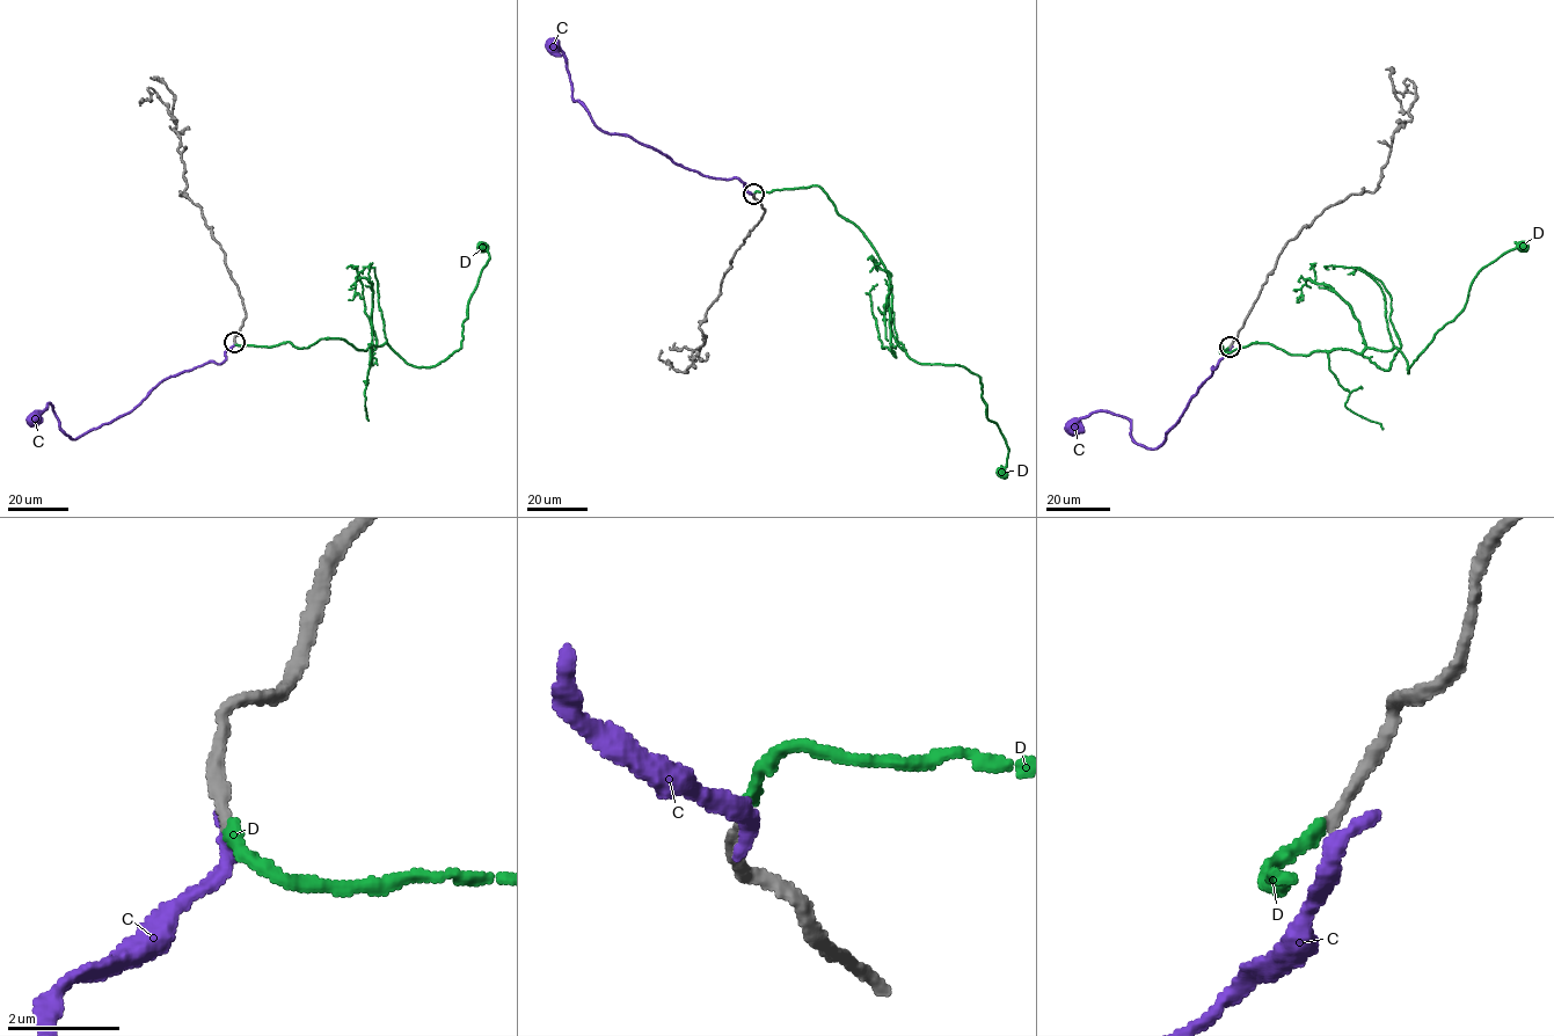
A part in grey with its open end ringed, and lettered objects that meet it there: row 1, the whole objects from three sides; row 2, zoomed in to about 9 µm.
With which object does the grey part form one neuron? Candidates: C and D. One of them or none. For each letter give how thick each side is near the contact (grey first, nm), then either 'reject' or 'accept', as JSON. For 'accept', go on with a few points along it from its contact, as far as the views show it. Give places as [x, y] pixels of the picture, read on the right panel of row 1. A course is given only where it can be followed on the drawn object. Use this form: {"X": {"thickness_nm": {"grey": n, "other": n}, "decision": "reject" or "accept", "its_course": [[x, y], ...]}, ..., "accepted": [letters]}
{"C": {"thickness_nm": {"grey": 240, "other": 400}, "decision": "reject"}, "D": {"thickness_nm": {"grey": 240, "other": 200}, "decision": "accept", "its_course": [[1228, 347], [1220, 352], [1257, 342], [1304, 356], [1395, 348], [1408, 373], [1464, 308], [1480, 271], [1522, 246]]}, "accepted": ["D"]}

